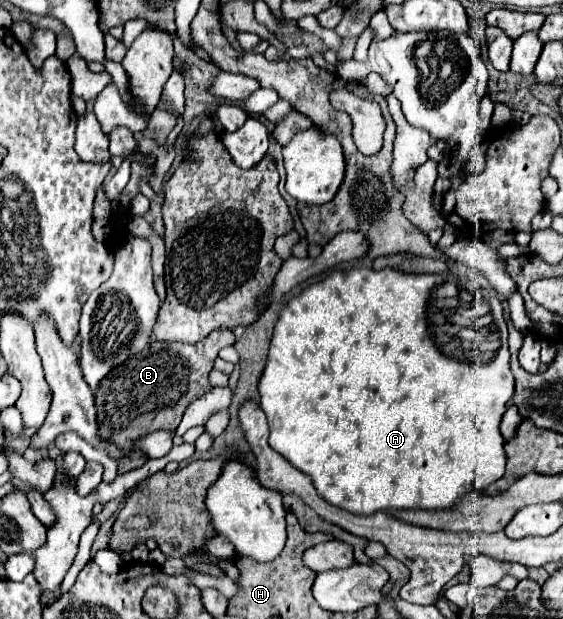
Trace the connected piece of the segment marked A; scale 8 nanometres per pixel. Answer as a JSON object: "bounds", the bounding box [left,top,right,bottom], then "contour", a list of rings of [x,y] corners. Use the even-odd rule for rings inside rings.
{"bounds":[258,267,514,515],"contour":[[[354,267],[350,271],[332,271],[326,279],[322,281],[316,281],[312,283],[310,287],[306,287],[300,295],[292,297],[280,311],[278,315],[278,321],[274,325],[274,335],[272,335],[272,341],[270,341],[270,349],[268,349],[268,359],[266,359],[266,365],[264,365],[264,371],[262,371],[262,377],[258,381],[258,393],[260,393],[260,409],[266,413],[268,417],[268,425],[270,425],[270,447],[274,451],[278,451],[282,457],[286,457],[298,471],[310,475],[310,479],[314,481],[314,487],[316,491],[320,493],[320,497],[324,497],[330,505],[336,505],[340,509],[346,509],[350,513],[362,513],[362,515],[372,515],[376,511],[392,511],[392,509],[444,509],[444,507],[452,507],[458,503],[458,497],[466,495],[468,491],[476,489],[476,491],[482,491],[486,489],[490,483],[498,481],[506,469],[506,453],[504,453],[504,439],[500,435],[500,419],[506,411],[506,403],[510,401],[510,397],[514,395],[514,377],[510,373],[510,367],[508,367],[508,359],[510,359],[510,353],[508,353],[508,329],[506,329],[506,323],[504,323],[504,317],[502,317],[502,309],[500,309],[500,303],[498,301],[492,301],[490,295],[478,295],[478,287],[472,287],[470,285],[470,279],[458,279],[456,275],[450,275],[450,273],[400,273],[396,269],[382,269],[382,271],[374,271],[374,269],[366,269],[366,267]]]}

